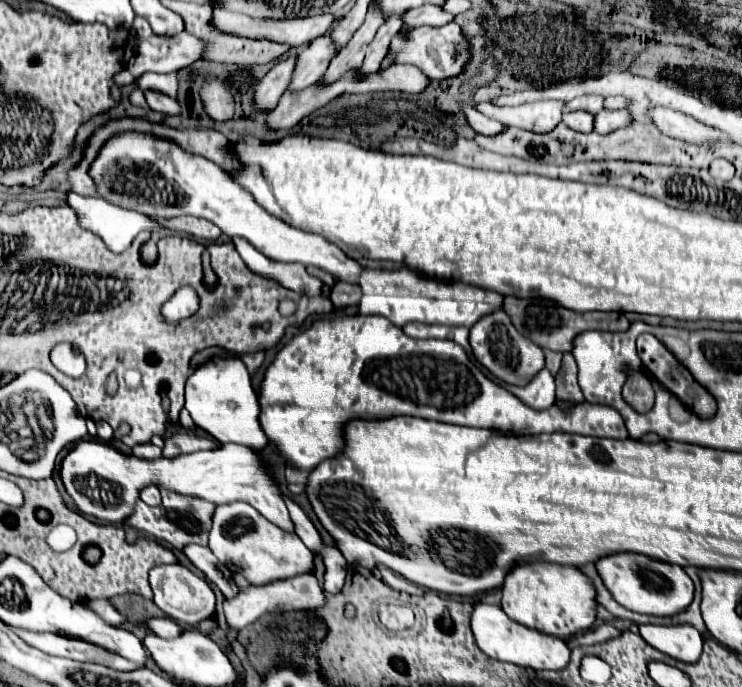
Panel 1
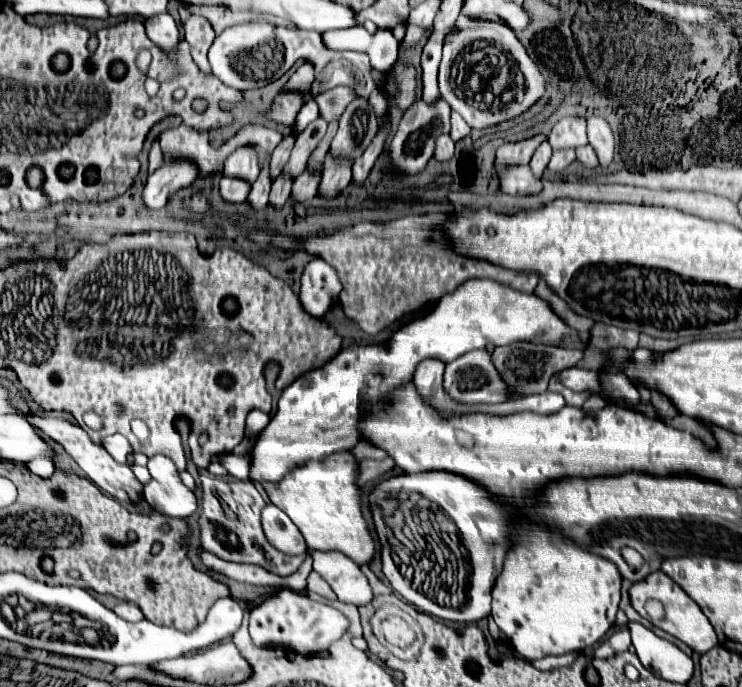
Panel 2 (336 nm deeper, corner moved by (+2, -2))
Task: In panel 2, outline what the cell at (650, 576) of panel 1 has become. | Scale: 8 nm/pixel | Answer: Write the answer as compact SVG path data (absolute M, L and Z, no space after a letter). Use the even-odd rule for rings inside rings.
M656 571L656 573L648 575L644 581L634 583L634 585L630 587L630 599L632 599L632 607L634 607L644 619L648 619L652 625L660 627L662 631L670 633L672 637L680 639L680 641L686 643L692 651L696 651L696 653L706 653L708 649L712 649L712 647L718 645L714 627L710 625L708 617L706 617L706 615L698 609L698 605L696 605L670 577L666 577L662 571ZM650 599L656 599L656 601L662 603L662 607L664 607L664 617L662 617L662 619L652 619L652 617L646 613L644 605L646 605L646 601L650 601Z

